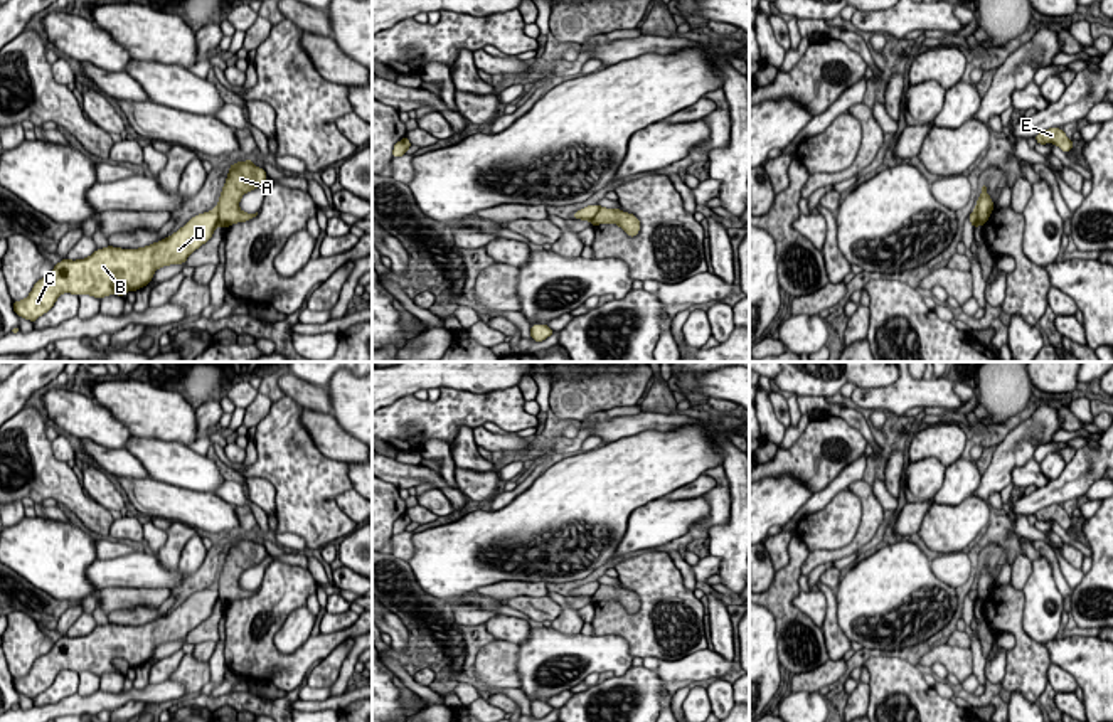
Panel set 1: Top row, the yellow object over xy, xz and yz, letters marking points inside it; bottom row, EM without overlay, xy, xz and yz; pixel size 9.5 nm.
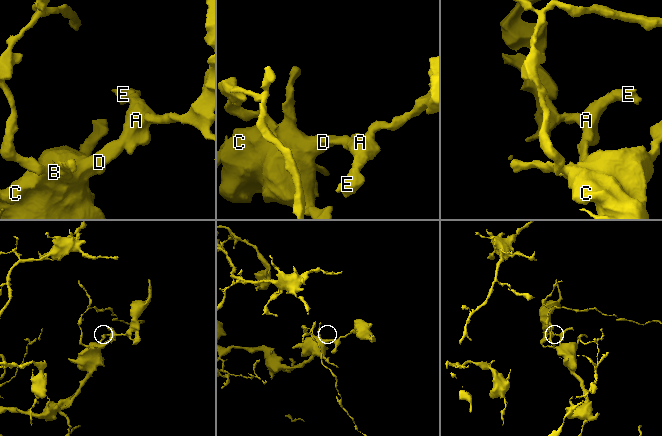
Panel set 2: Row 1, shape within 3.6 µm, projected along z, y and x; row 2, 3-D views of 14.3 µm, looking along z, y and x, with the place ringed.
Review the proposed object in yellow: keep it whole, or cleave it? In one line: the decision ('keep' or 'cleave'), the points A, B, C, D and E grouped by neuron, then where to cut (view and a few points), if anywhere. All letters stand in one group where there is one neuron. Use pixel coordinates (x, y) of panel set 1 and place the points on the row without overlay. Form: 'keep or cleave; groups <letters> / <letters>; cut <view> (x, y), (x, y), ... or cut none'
cleave; groups A E / B C D; cut xy (214, 586), (219, 601)

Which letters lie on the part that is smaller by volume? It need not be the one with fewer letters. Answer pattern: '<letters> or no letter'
A, E

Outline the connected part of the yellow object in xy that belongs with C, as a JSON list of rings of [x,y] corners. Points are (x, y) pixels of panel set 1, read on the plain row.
[[[217,587],[192,594],[184,604],[158,619],[140,626],[108,623],[96,626],[86,636],[62,636],[47,655],[39,656],[30,672],[13,678],[13,688],[32,700],[47,690],[62,670],[91,672],[98,677],[108,672],[125,675],[126,668],[146,663],[158,645],[184,641],[205,621],[219,603]]]

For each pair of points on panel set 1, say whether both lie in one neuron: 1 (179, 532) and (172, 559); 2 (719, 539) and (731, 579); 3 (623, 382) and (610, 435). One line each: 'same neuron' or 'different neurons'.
1: same neuron
2: same neuron
3: different neurons

